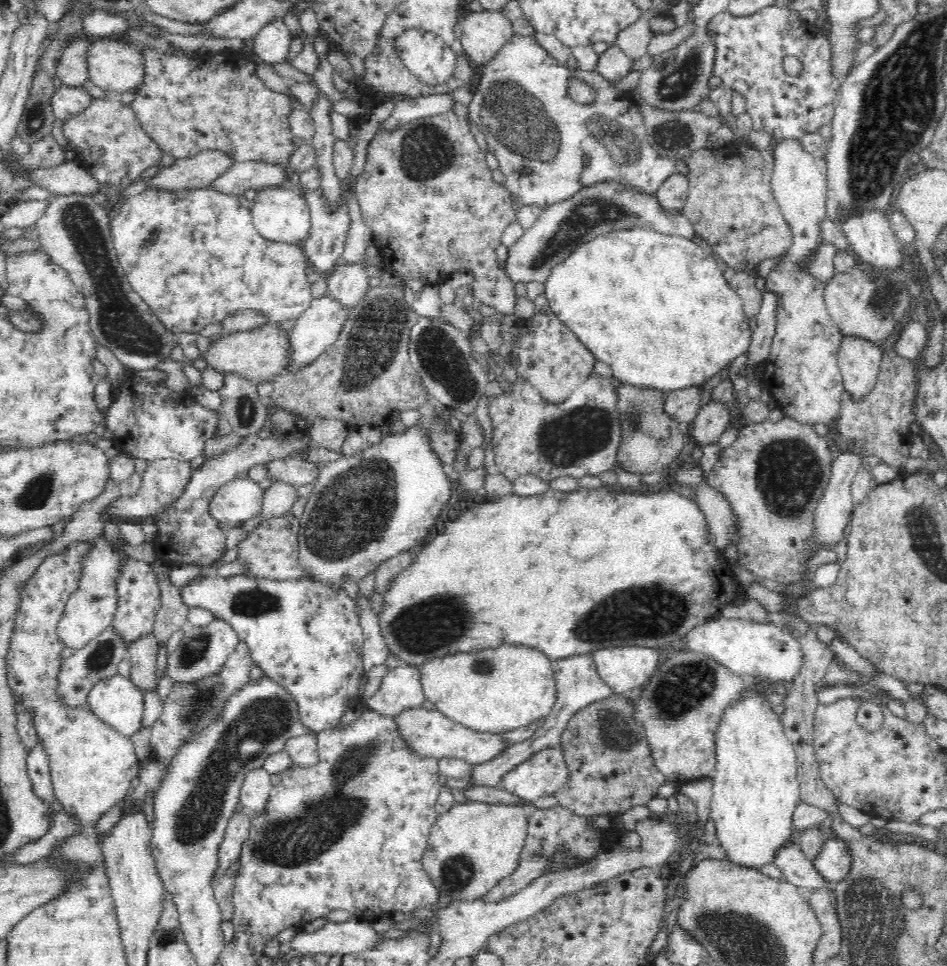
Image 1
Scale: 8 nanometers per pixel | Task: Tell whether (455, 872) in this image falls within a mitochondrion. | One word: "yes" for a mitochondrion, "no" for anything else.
yes

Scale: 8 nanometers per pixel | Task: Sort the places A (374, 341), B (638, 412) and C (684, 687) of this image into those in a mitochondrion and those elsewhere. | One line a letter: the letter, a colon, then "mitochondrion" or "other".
A: mitochondrion
B: mitochondrion
C: mitochondrion

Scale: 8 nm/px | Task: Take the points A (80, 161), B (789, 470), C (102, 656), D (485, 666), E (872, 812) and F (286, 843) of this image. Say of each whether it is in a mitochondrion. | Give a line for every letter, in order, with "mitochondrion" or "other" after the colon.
A: other
B: mitochondrion
C: mitochondrion
D: mitochondrion
E: other
F: mitochondrion

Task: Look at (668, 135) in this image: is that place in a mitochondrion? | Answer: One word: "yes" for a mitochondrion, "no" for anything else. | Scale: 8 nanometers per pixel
yes

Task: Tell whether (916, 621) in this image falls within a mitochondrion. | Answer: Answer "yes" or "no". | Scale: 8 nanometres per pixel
no

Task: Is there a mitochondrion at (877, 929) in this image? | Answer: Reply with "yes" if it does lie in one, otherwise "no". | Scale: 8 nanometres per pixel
yes

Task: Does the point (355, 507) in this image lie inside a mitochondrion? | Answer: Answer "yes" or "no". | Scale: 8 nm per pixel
yes

